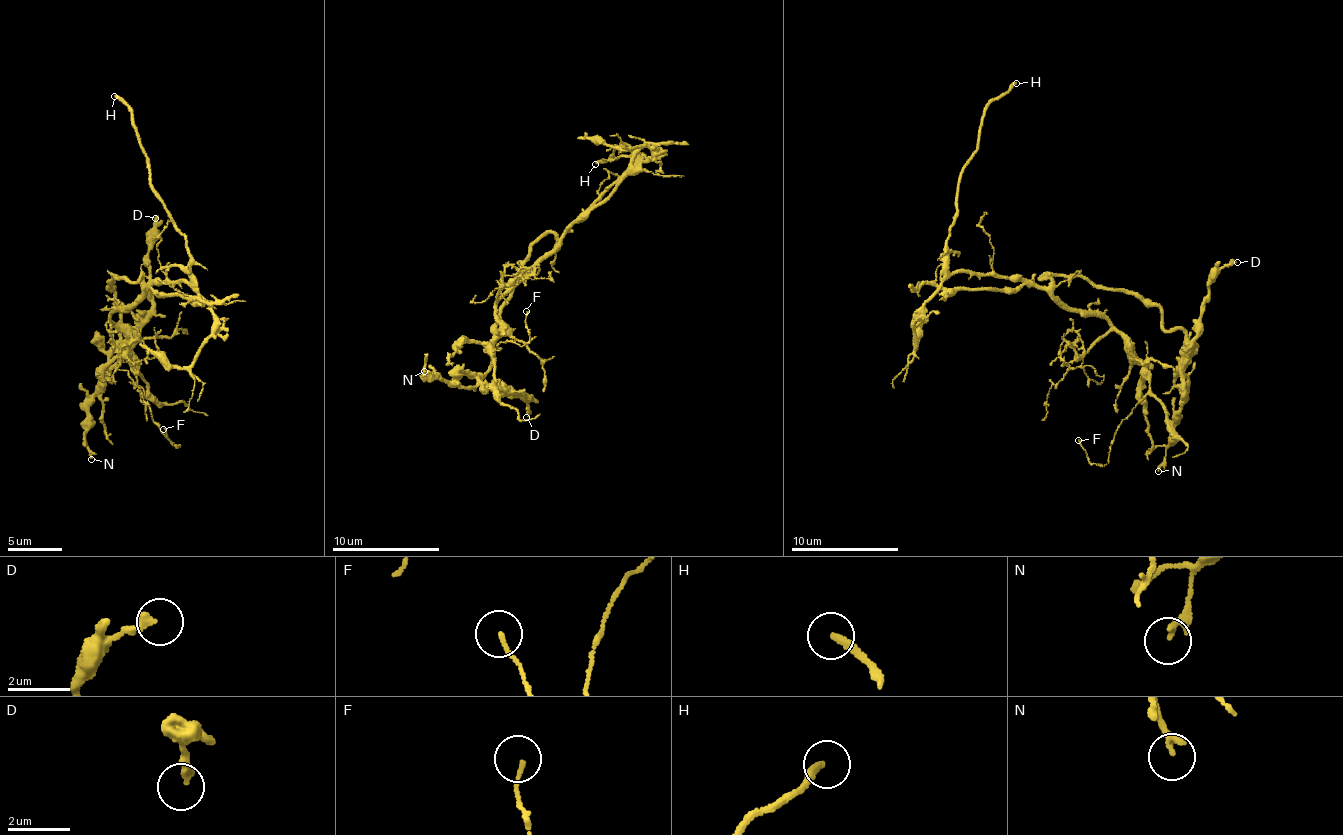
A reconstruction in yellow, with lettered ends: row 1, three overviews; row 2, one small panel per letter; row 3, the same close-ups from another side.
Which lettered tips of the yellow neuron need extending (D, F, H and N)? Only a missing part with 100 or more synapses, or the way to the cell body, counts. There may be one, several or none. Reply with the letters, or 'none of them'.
H

